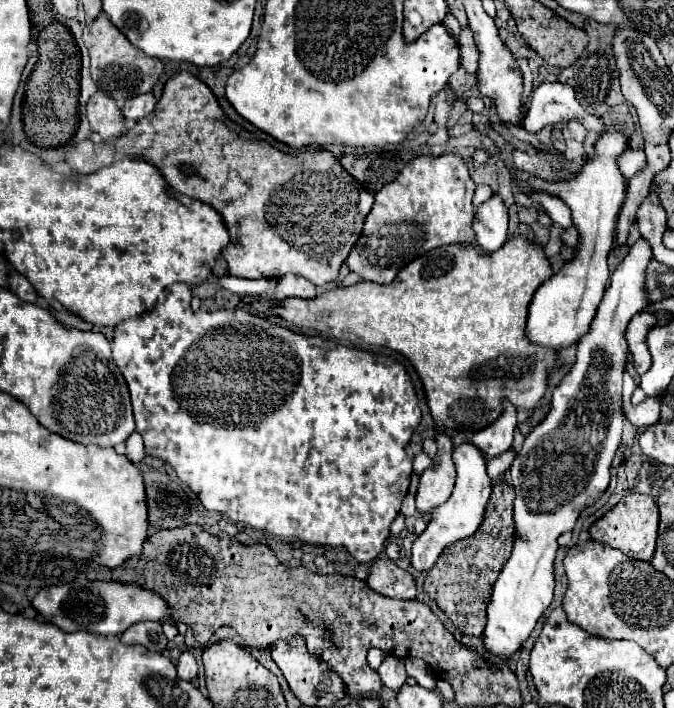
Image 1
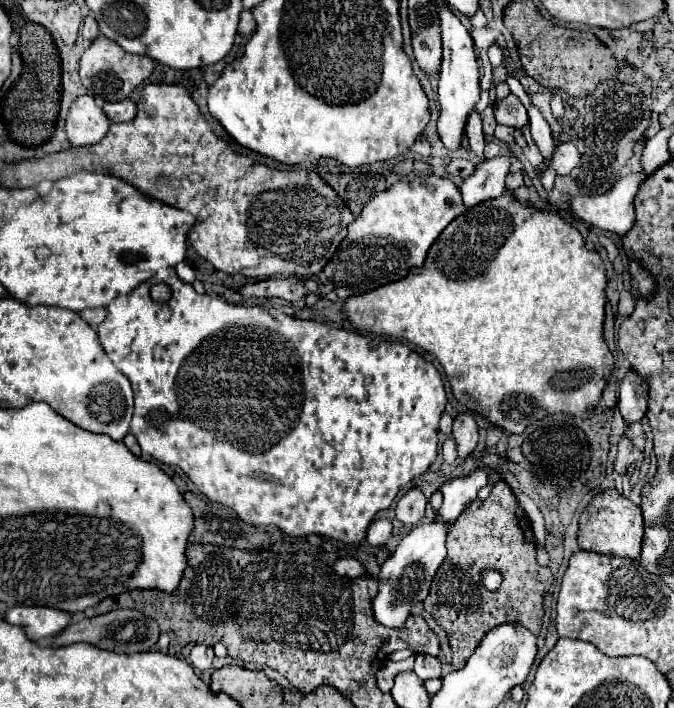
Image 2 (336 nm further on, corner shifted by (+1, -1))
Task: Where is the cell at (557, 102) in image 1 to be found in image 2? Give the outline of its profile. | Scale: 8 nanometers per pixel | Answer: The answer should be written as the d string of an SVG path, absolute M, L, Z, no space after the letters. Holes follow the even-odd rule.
M498 154L492 160L484 160L476 166L476 172L468 176L462 186L462 202L472 208L476 204L482 204L484 200L500 198L506 192L506 174L510 172L510 158L504 154Z

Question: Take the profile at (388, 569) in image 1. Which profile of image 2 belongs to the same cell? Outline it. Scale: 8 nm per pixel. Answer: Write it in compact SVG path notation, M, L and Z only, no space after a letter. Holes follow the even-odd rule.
M340 558L334 562L334 570L340 574L340 576L348 576L352 580L360 578L360 576L366 576L366 568L362 562L358 562L356 558Z

